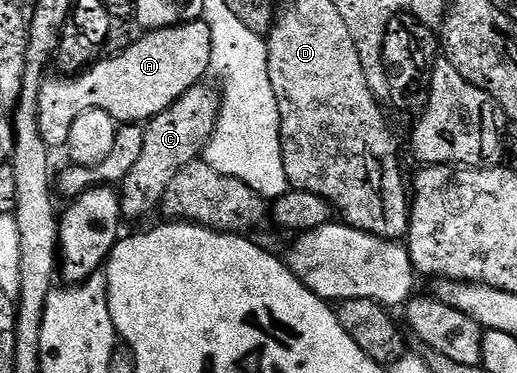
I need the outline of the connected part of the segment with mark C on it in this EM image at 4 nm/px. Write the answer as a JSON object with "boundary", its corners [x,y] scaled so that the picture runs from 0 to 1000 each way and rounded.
{"boundary":[[[389,220],[369,231],[329,290],[286,322],[279,343],[275,410],[228,509],[234,576],[246,592],[294,574],[300,563],[304,571],[337,472],[360,440],[381,432],[393,416],[420,332],[426,276],[427,249]]]}

